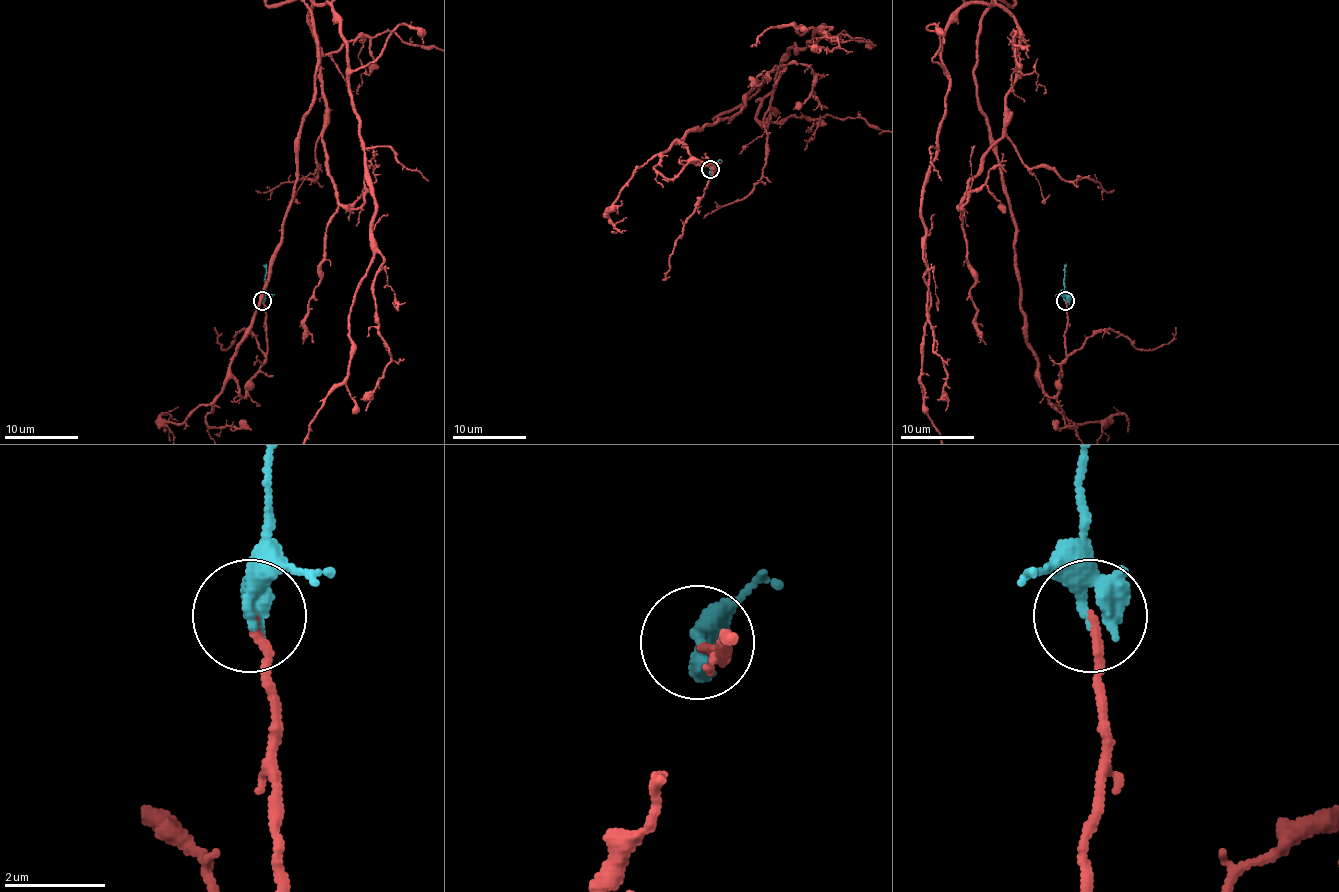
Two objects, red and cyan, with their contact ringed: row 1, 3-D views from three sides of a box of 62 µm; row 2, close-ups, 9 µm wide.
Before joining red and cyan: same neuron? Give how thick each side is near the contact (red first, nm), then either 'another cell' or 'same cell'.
170/240 nm | same cell

